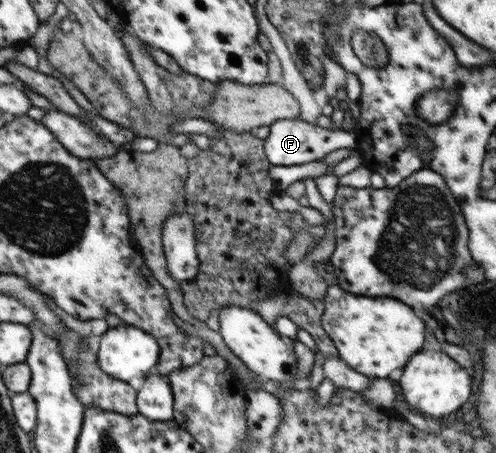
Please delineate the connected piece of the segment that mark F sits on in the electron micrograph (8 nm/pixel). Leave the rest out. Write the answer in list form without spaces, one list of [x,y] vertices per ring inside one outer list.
[[[299,117],[294,119],[280,119],[269,125],[270,132],[265,141],[265,154],[272,166],[304,165],[311,161],[321,160],[336,149],[356,149],[357,139],[353,131],[344,129],[329,130],[302,121]]]

